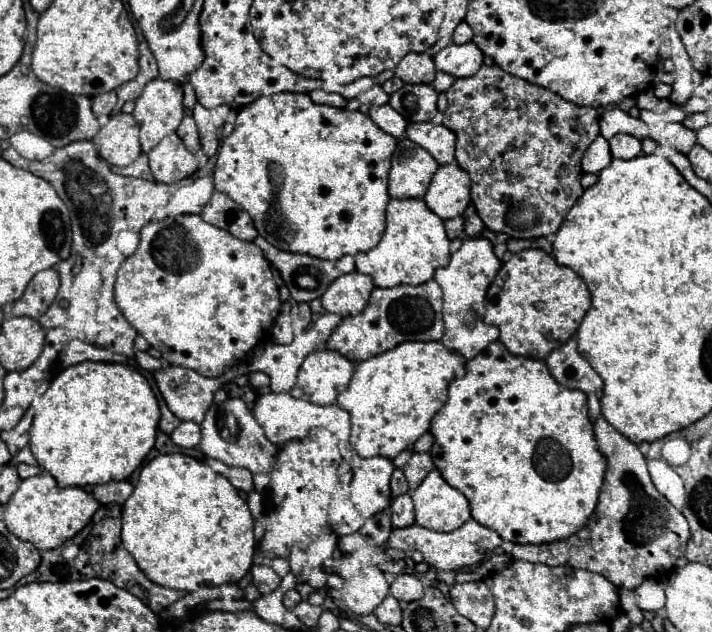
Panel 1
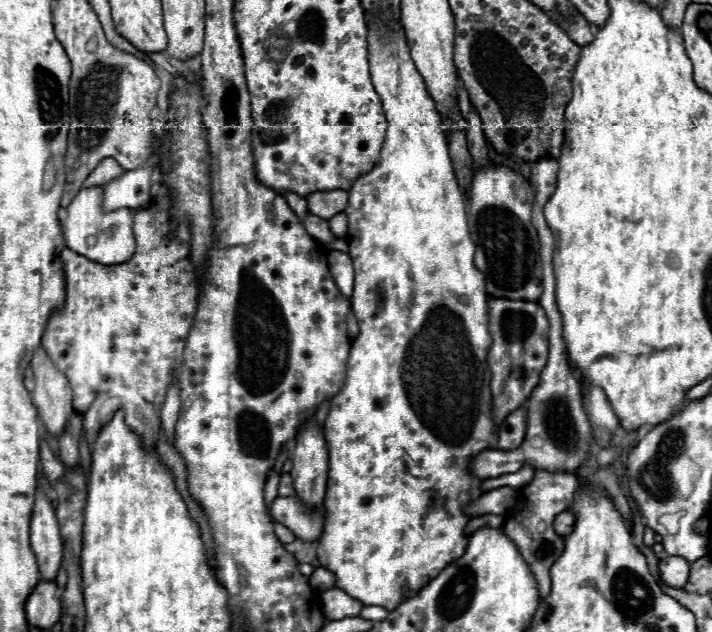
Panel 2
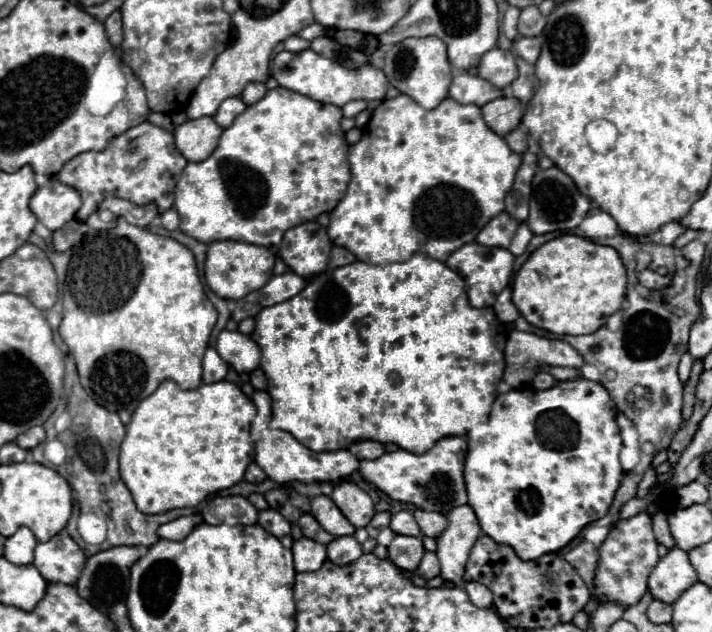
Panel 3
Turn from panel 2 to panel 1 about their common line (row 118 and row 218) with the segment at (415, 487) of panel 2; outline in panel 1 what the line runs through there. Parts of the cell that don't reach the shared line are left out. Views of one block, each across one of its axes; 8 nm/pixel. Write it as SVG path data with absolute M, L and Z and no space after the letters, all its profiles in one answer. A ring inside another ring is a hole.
M406 198L388 202L388 224L382 240L368 252L356 254L356 270L372 276L376 286L392 288L398 284L420 284L434 276L436 268L450 260L450 242L442 220L428 210L424 200Z

